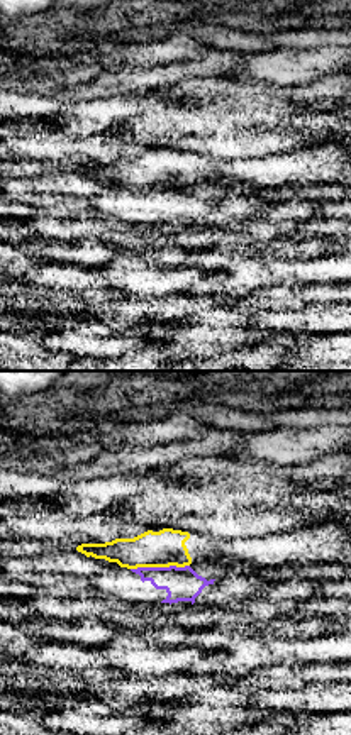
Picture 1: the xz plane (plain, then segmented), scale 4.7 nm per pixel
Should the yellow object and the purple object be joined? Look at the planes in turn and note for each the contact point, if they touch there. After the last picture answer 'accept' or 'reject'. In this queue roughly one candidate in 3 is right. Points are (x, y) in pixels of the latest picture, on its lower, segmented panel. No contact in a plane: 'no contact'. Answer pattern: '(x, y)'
(160, 566)

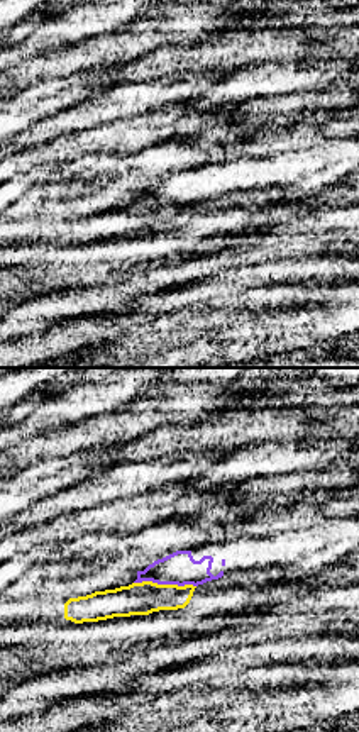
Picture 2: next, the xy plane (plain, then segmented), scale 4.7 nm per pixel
(165, 585)

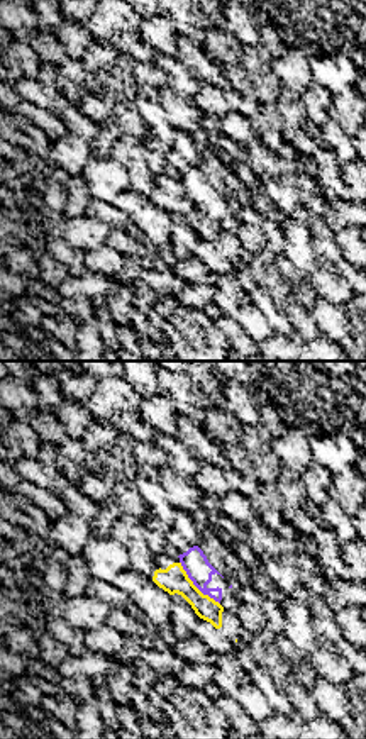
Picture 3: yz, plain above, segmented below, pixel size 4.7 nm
(194, 585)

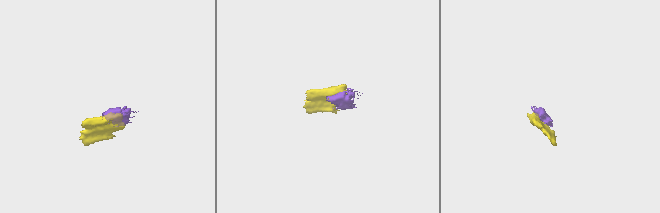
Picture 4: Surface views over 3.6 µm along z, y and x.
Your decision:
reject

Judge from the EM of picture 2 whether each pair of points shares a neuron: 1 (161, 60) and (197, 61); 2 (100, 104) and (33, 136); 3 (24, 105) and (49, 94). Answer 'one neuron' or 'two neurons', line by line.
1: one neuron
2: one neuron
3: one neuron

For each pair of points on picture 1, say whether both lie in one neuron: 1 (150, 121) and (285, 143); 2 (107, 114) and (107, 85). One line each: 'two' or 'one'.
1: one
2: two

